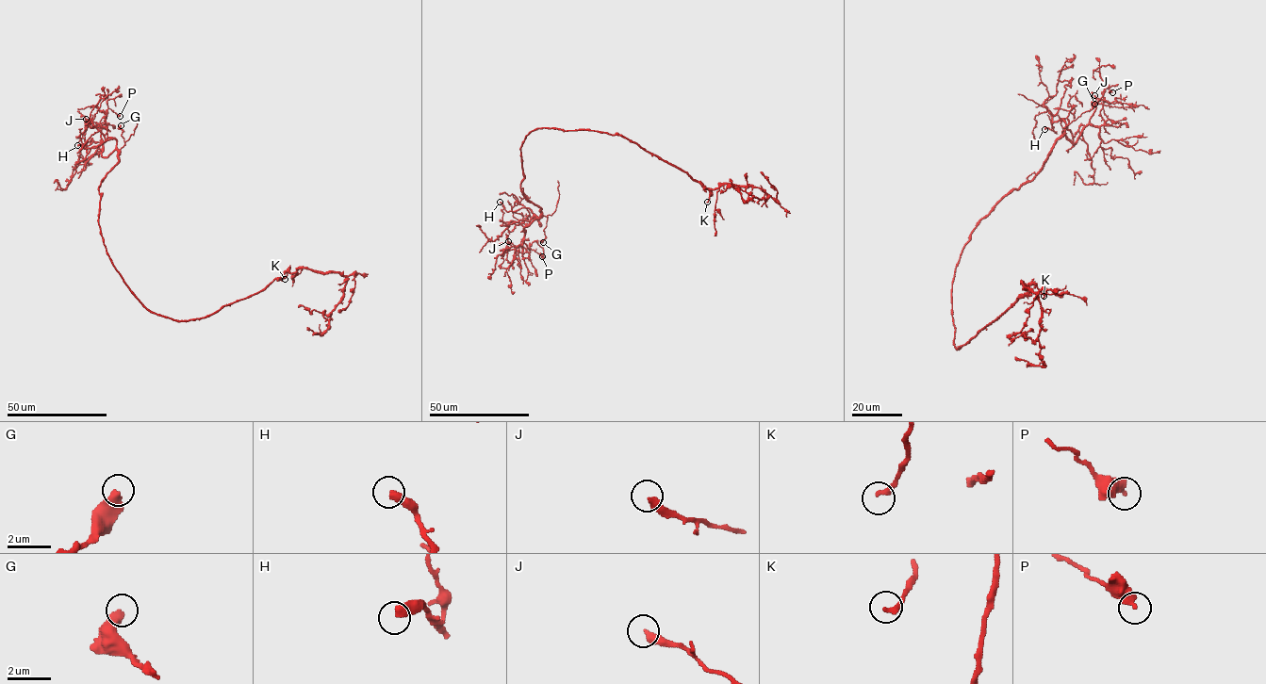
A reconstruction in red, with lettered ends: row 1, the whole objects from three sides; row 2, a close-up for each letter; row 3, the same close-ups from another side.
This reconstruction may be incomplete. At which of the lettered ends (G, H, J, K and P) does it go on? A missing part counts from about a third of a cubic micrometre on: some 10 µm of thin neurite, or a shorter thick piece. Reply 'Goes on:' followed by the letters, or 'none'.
Goes on: none

